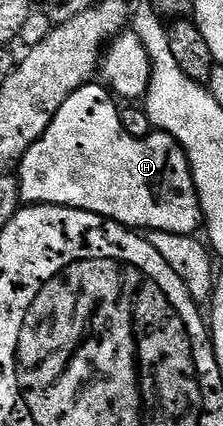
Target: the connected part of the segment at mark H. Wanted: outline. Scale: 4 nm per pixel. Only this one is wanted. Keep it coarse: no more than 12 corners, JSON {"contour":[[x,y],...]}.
{"contour":[[91,80],[16,170],[22,202],[197,235],[172,135]]}

